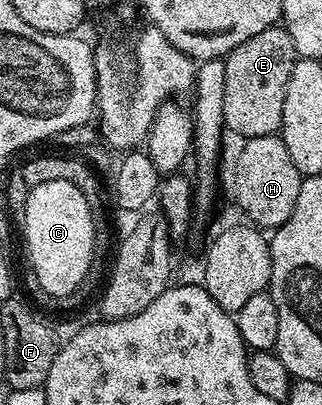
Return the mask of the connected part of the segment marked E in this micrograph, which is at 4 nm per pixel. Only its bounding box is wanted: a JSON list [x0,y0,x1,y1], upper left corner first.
[224,24,297,140]

